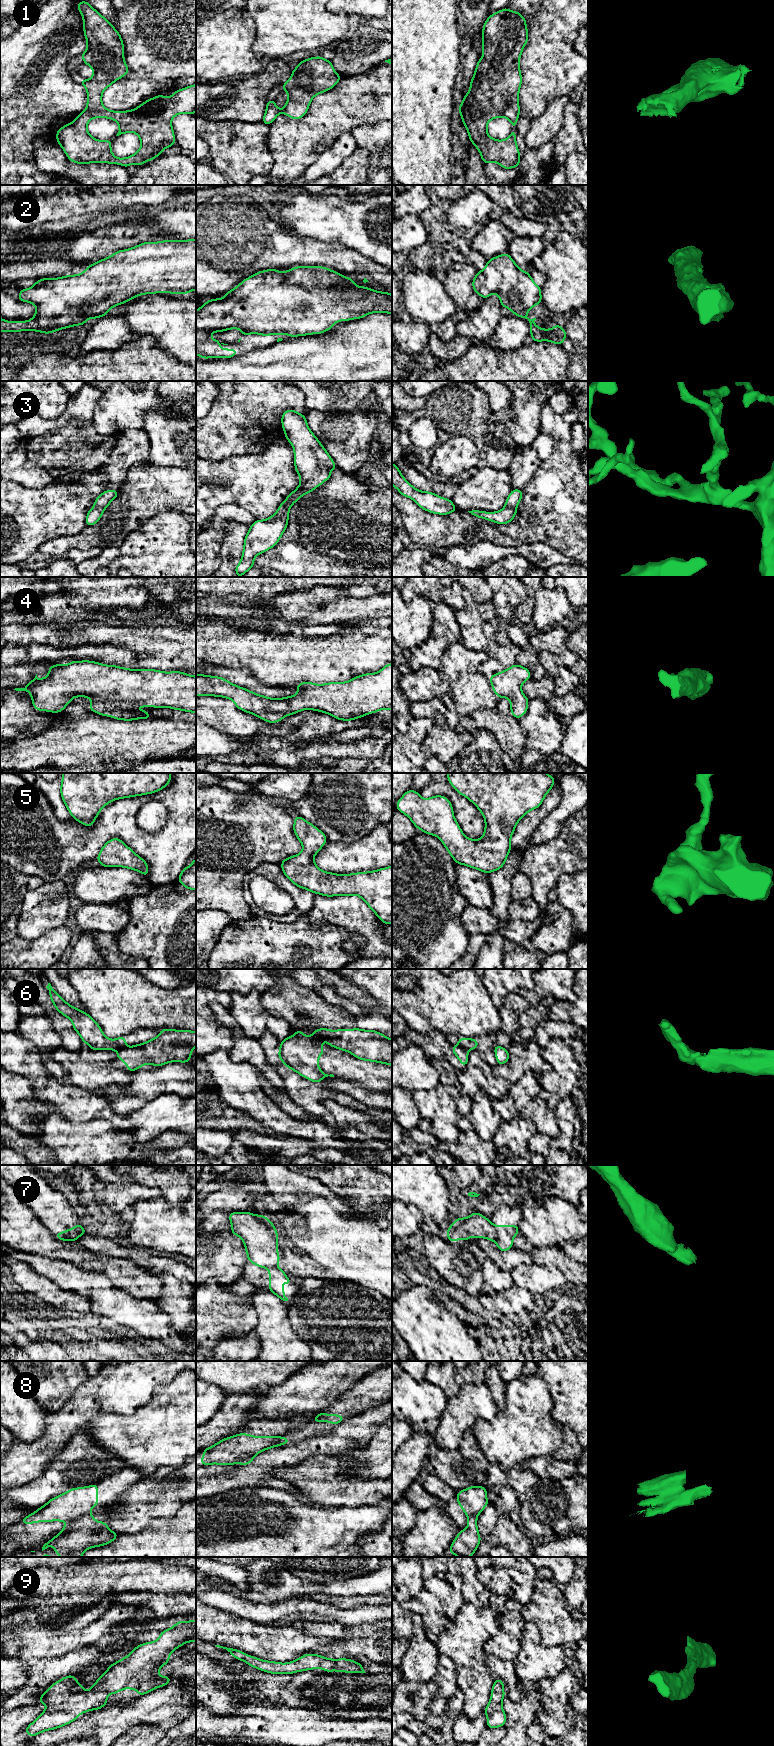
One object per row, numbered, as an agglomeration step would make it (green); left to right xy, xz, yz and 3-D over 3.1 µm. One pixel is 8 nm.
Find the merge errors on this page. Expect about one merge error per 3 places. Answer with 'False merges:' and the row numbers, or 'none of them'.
False merges: 6, 7, 8

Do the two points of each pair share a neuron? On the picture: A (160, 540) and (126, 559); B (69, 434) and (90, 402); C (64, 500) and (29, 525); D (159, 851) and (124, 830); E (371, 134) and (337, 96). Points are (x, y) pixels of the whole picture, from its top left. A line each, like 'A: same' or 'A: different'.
A: same
B: different
C: same
D: same
E: different

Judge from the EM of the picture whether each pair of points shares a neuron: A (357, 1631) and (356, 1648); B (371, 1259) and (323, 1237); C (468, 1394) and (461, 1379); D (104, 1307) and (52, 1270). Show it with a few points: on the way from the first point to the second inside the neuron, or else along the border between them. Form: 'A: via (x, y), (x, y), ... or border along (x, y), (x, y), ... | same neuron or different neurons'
A: border along (379, 1629), (369, 1635), (356, 1638) | different neurons
B: via (359, 1251), (351, 1246), (335, 1241) | same neuron
C: border along (471, 1382), (465, 1383), (460, 1387) | different neurons
D: via (99, 1292), (91, 1284), (67, 1276) | same neuron

